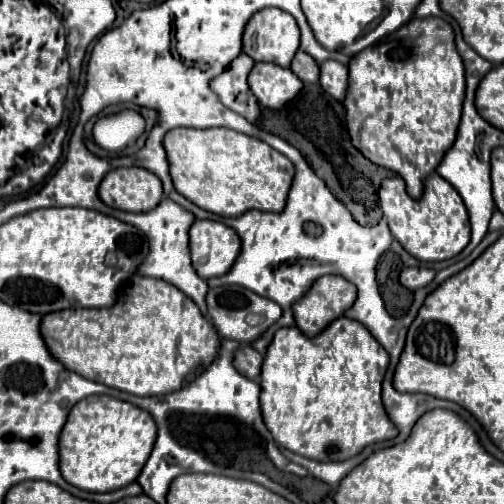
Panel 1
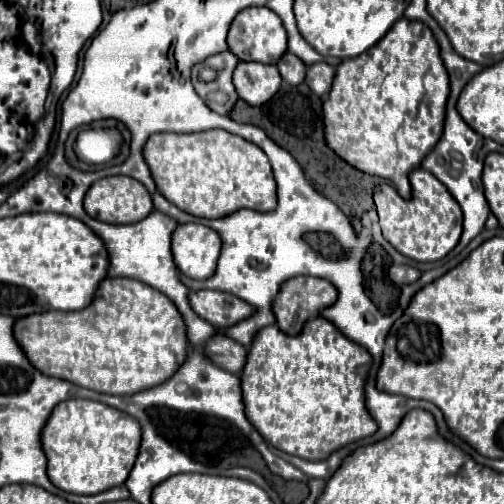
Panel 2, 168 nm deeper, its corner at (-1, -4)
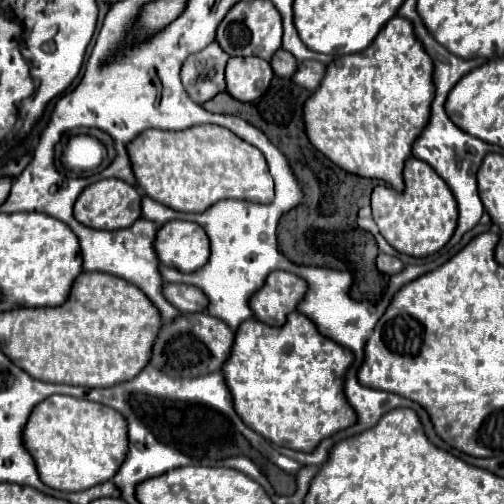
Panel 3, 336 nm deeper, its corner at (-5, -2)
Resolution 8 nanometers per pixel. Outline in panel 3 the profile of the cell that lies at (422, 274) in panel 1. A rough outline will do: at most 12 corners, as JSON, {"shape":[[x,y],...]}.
{"shape":[[378,254],[380,272],[396,274],[404,264],[396,256]]}

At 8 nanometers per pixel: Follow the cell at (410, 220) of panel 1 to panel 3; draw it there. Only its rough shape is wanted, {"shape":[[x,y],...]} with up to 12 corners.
{"shape":[[422,160],[404,190],[376,188],[372,218],[398,252],[426,256],[456,230],[456,200]]}

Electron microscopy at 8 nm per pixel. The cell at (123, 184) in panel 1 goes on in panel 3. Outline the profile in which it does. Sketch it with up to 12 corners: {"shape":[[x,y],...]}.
{"shape":[[116,180],[90,184],[74,218],[96,230],[128,228],[140,194]]}

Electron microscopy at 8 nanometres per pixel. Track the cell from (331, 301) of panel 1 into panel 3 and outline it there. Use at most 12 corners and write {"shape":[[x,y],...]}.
{"shape":[[284,270],[250,296],[256,320],[282,326],[306,282]]}

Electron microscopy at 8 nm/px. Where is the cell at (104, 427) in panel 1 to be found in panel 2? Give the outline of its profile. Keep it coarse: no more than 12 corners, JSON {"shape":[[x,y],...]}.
{"shape":[[70,398],[42,430],[48,478],[72,494],[122,486],[140,422]]}

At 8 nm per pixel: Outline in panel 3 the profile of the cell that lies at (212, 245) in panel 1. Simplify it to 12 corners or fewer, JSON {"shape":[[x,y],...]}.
{"shape":[[186,220],[158,228],[164,266],[194,272],[208,262],[206,232]]}

